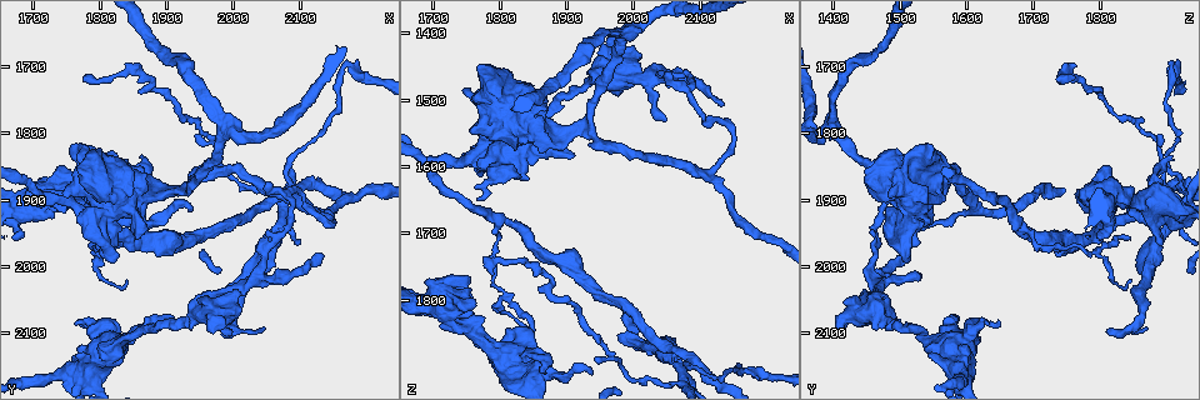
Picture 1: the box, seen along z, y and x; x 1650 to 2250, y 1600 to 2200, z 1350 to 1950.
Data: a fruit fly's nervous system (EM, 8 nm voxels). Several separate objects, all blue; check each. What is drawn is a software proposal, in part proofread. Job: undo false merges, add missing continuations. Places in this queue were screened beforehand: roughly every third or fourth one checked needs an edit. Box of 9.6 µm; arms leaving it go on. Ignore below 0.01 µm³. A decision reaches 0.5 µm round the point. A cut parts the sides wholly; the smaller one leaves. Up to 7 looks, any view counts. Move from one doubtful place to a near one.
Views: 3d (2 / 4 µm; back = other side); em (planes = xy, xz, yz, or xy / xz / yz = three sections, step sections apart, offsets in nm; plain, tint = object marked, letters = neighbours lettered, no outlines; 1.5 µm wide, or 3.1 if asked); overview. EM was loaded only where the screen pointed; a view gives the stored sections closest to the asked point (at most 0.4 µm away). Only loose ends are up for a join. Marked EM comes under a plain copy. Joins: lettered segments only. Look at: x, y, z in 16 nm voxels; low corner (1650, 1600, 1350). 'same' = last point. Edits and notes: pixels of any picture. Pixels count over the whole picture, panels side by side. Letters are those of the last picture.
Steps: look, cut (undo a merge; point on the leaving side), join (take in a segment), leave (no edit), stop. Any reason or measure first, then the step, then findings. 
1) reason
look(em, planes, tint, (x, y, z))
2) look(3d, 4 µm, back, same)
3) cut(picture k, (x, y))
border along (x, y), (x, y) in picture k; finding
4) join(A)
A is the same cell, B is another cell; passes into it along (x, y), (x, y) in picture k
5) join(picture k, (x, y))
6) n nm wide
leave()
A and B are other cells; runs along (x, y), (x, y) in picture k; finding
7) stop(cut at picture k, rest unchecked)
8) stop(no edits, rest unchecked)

an open end
look(em, planes, letters, (1985, 2095, 1815))

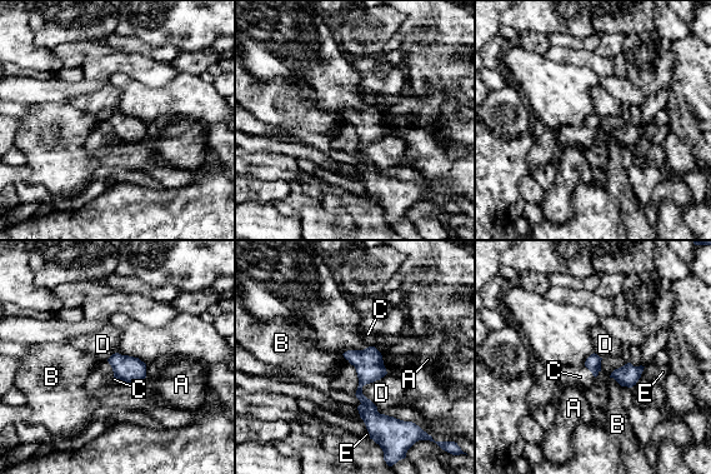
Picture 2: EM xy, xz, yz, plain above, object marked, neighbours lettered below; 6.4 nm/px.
join(picture 2, (580, 377))
C is the same cell, A, B, D and E are other cells; passes into it along (592, 363), (590, 370), (580, 377) in picture 2; it goes on there

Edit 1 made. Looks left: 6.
look(overview)

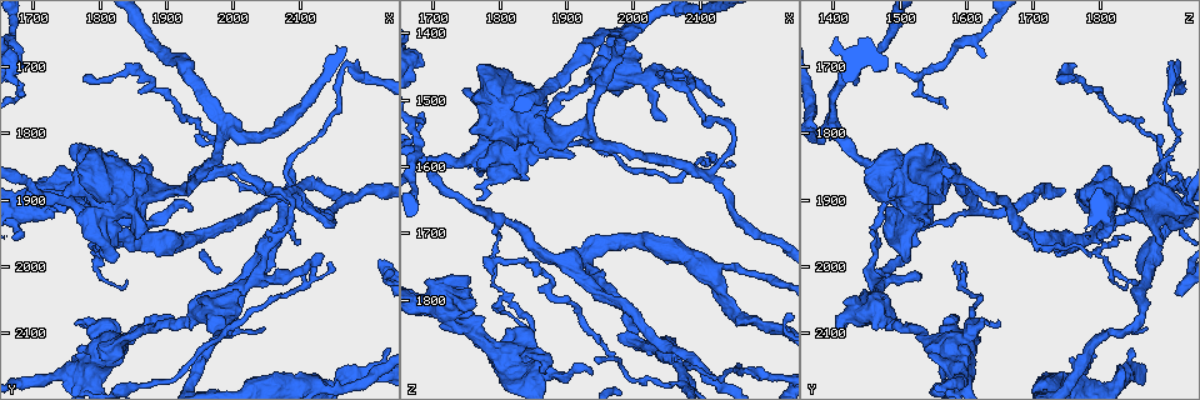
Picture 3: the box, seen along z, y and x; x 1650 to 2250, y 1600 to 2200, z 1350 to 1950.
sharp bend
look(em, planes, letters, (1800, 1945, 1675))

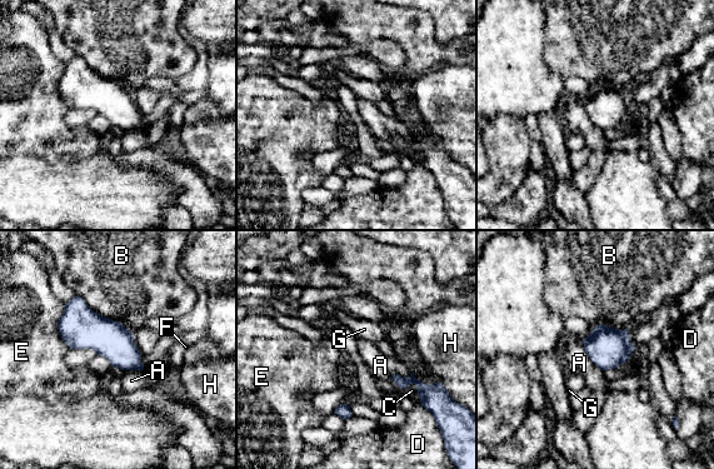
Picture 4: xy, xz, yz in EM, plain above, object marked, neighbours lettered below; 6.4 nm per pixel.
leave()
A, B, C, D, E, F, G and H are other cells; border along (582, 342), (587, 355), (602, 370) in picture 4; one cell here

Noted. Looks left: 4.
stop(join at picture 2, rest unchecked)

